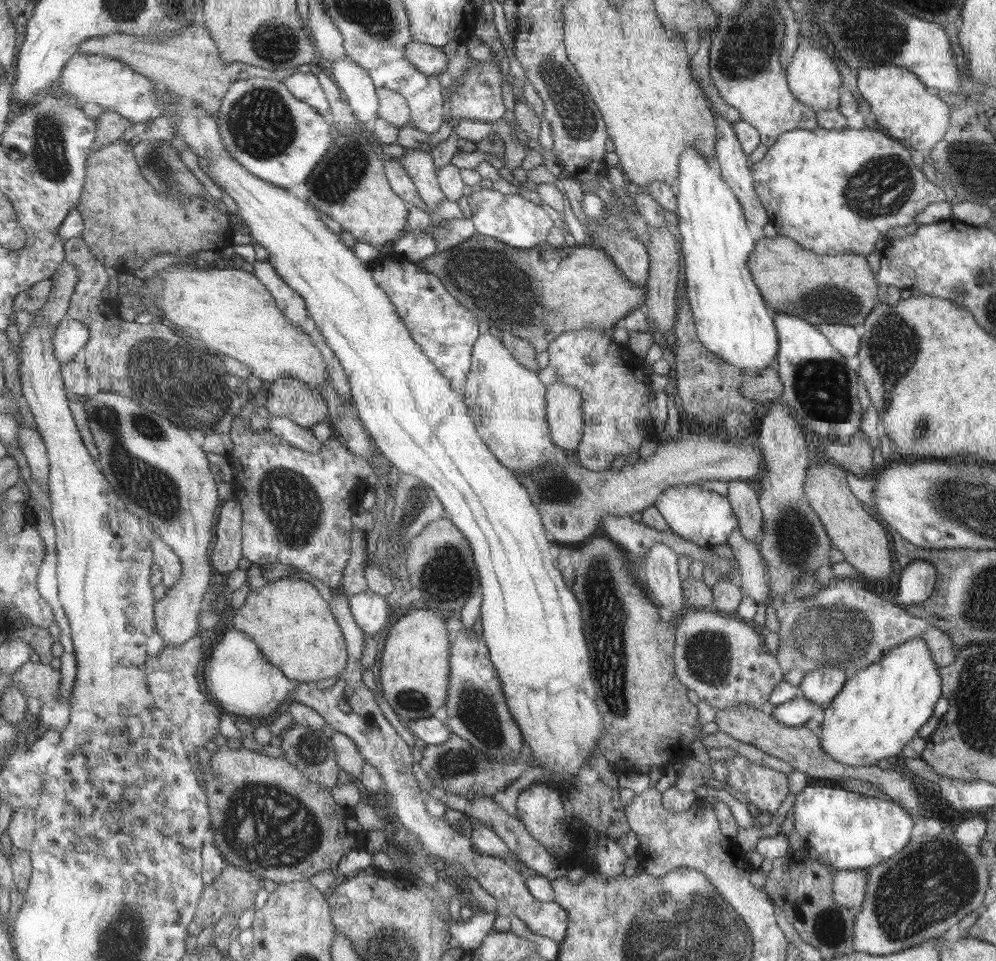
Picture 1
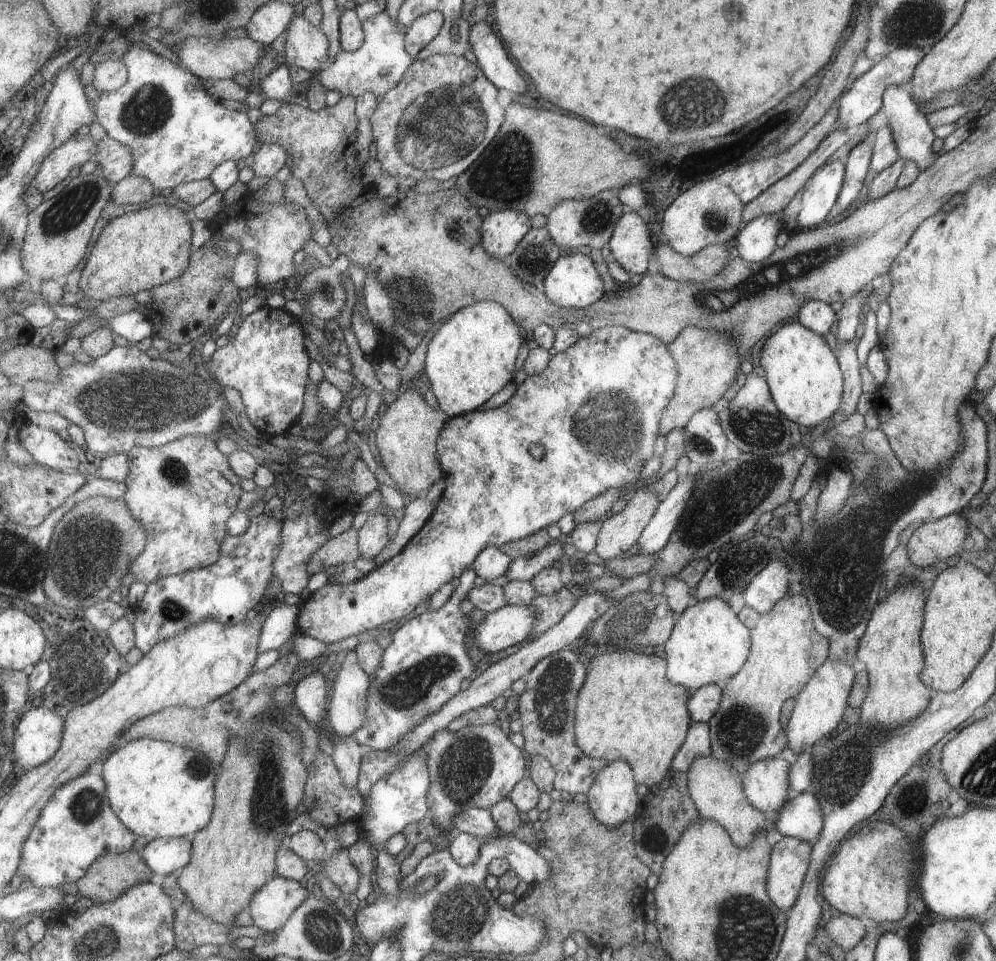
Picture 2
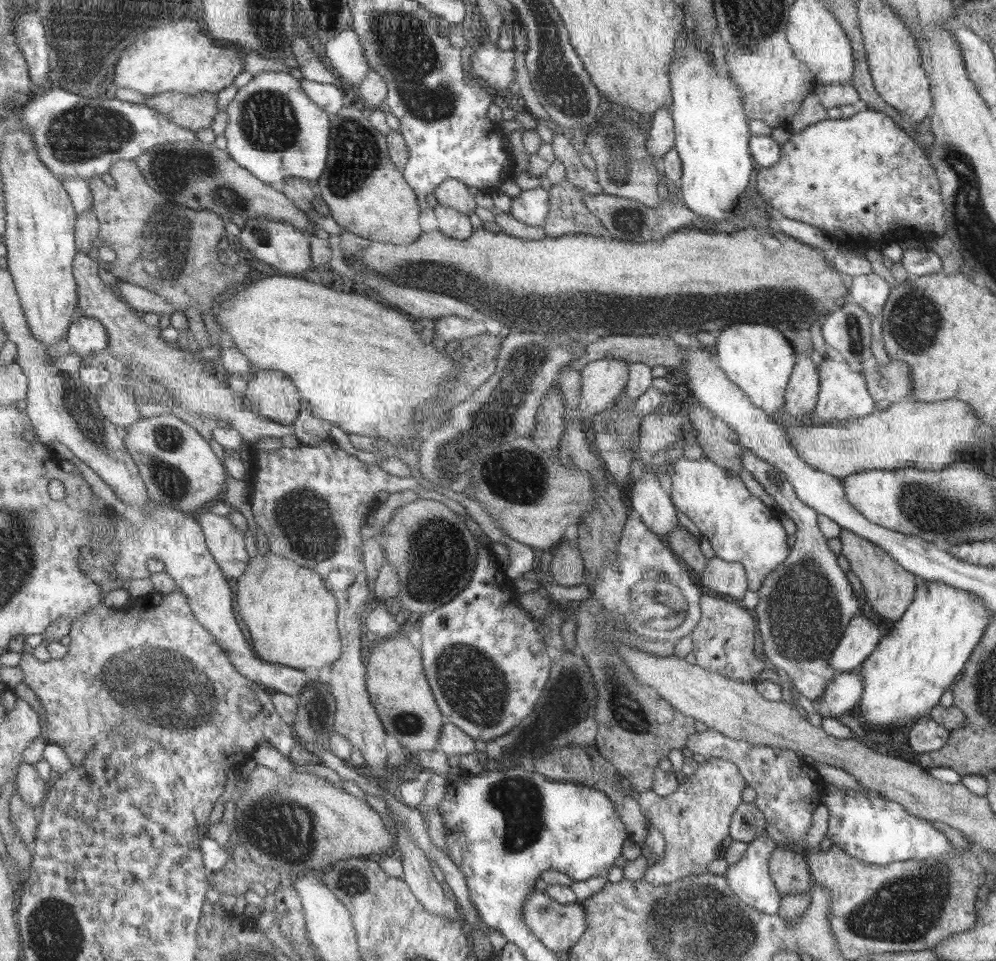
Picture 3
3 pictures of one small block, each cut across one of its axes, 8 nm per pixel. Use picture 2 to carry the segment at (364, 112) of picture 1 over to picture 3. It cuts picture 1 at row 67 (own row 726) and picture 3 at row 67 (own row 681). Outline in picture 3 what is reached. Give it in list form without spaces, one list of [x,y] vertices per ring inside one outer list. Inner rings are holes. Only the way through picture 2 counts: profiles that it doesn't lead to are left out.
[[[355,22],[349,24],[347,32],[331,38],[325,44],[325,50],[339,76],[349,80],[349,84],[359,88],[371,74],[371,62],[367,58],[367,50],[363,50],[363,38],[355,32]]]

